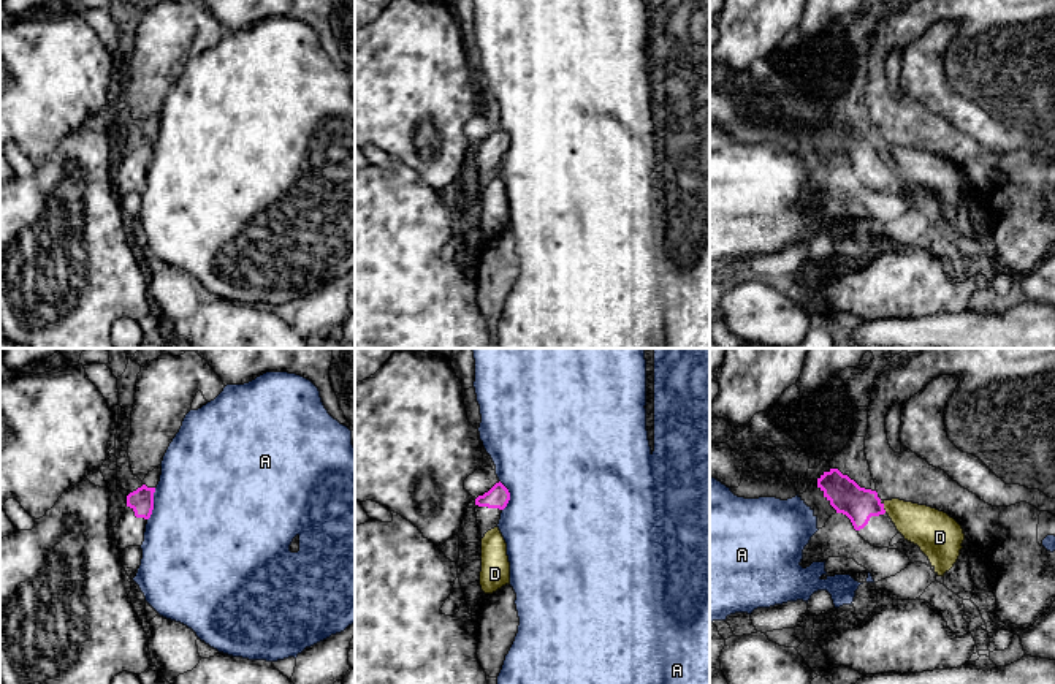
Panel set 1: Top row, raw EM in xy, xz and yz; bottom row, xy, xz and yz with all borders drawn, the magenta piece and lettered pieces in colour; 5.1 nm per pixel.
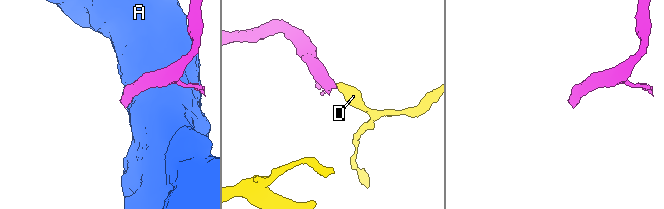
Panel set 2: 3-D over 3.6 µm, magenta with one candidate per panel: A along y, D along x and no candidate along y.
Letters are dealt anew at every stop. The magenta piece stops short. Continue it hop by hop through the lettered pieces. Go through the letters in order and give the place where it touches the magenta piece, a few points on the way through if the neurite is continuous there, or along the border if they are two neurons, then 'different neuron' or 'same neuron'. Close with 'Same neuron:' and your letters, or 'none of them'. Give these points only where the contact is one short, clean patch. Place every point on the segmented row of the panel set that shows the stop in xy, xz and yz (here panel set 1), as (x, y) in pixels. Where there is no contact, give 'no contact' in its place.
A: meets magenta in xy at (152, 504); different neuron
D: meets magenta in yz at (883, 509); border along yz (883, 504), (886, 512); different neuron
Same neuron: none of them

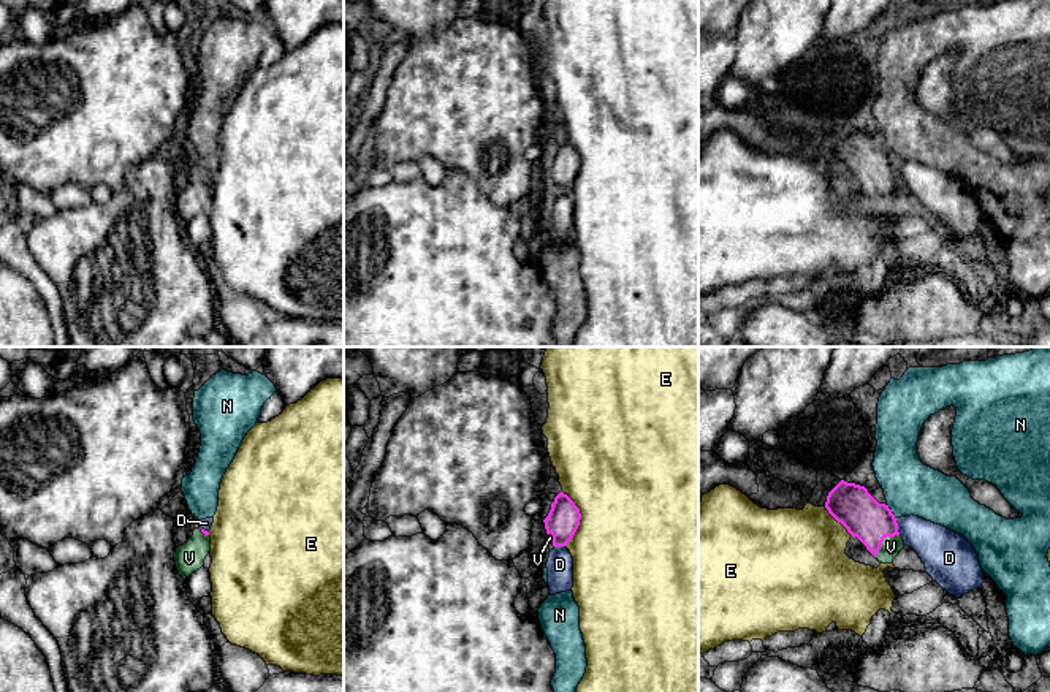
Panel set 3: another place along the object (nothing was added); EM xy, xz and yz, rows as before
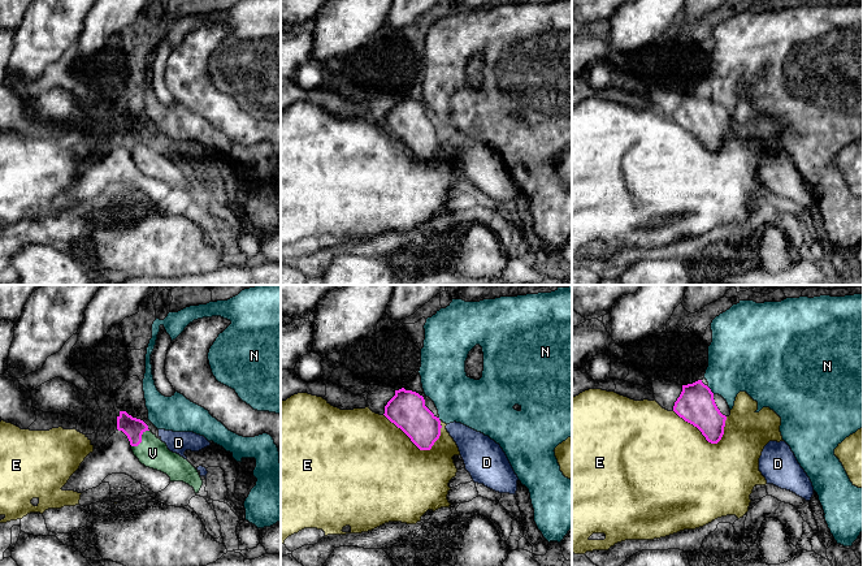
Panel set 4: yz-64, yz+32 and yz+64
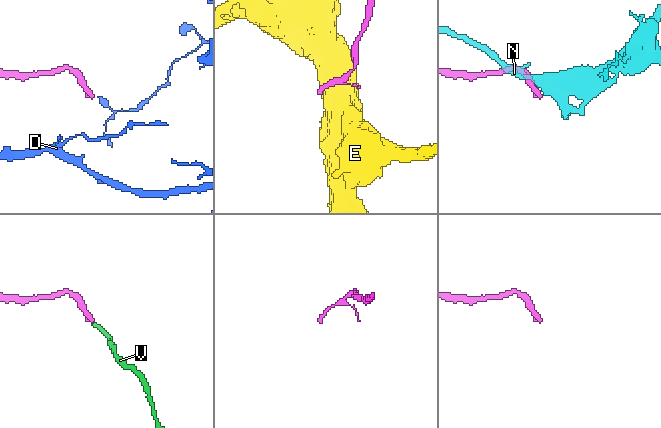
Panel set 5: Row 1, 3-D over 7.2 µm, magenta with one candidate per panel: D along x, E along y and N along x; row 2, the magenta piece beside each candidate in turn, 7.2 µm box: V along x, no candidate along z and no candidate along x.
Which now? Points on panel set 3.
D: meets magenta in yz at (897, 526); border along yz (895, 518), (900, 534); different neuron
E: meets magenta in xz at (580, 518); different neuron
N: meets magenta in yz at (890, 512); different neuron
V: meets magenta in yz at (882, 540); runs through yz (852, 505), (878, 531), (882, 540), (890, 547); same neuron
Same neuron: V

